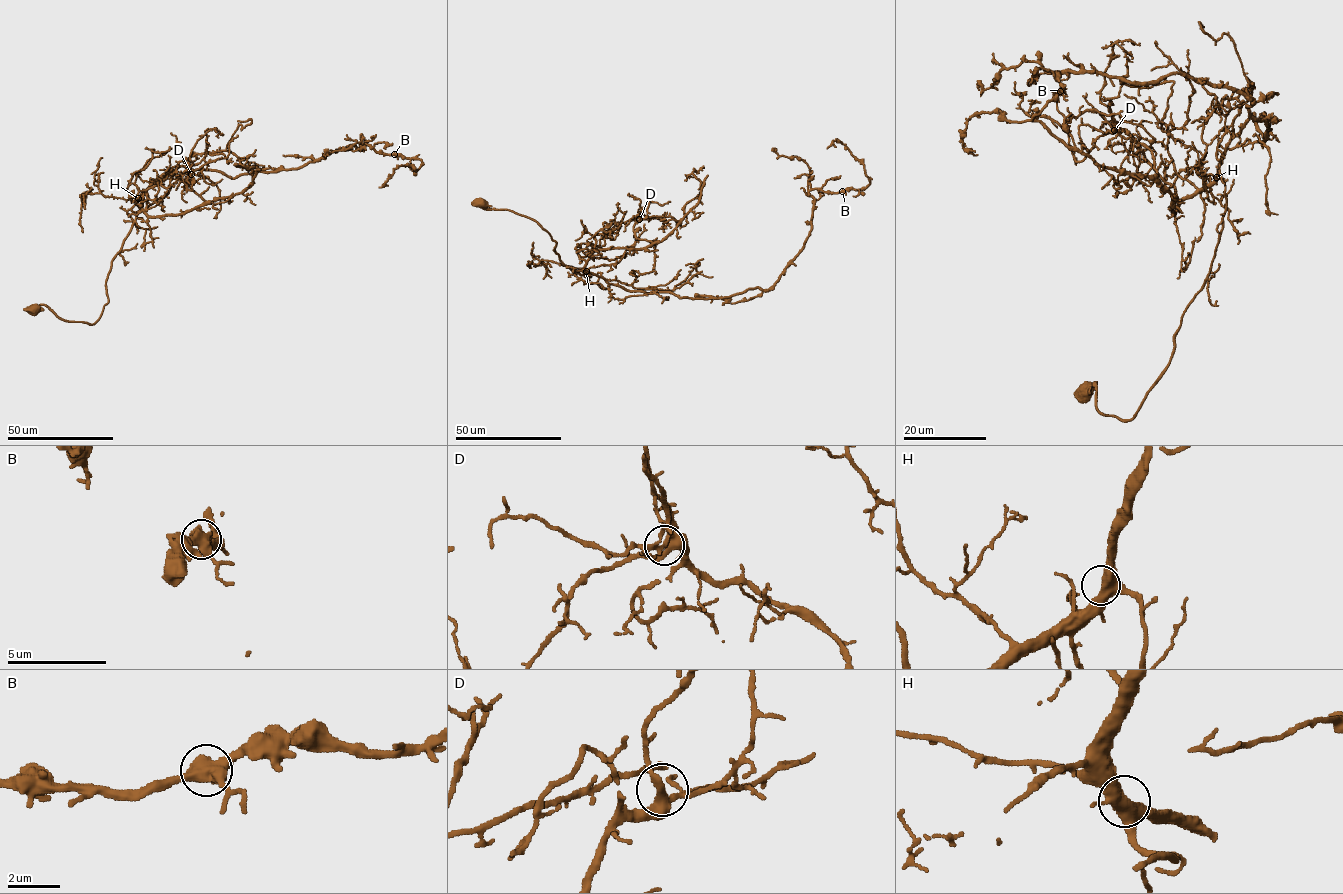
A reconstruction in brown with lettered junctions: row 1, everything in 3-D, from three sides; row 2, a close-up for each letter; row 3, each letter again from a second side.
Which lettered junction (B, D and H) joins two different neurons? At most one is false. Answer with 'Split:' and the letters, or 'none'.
Split: none

